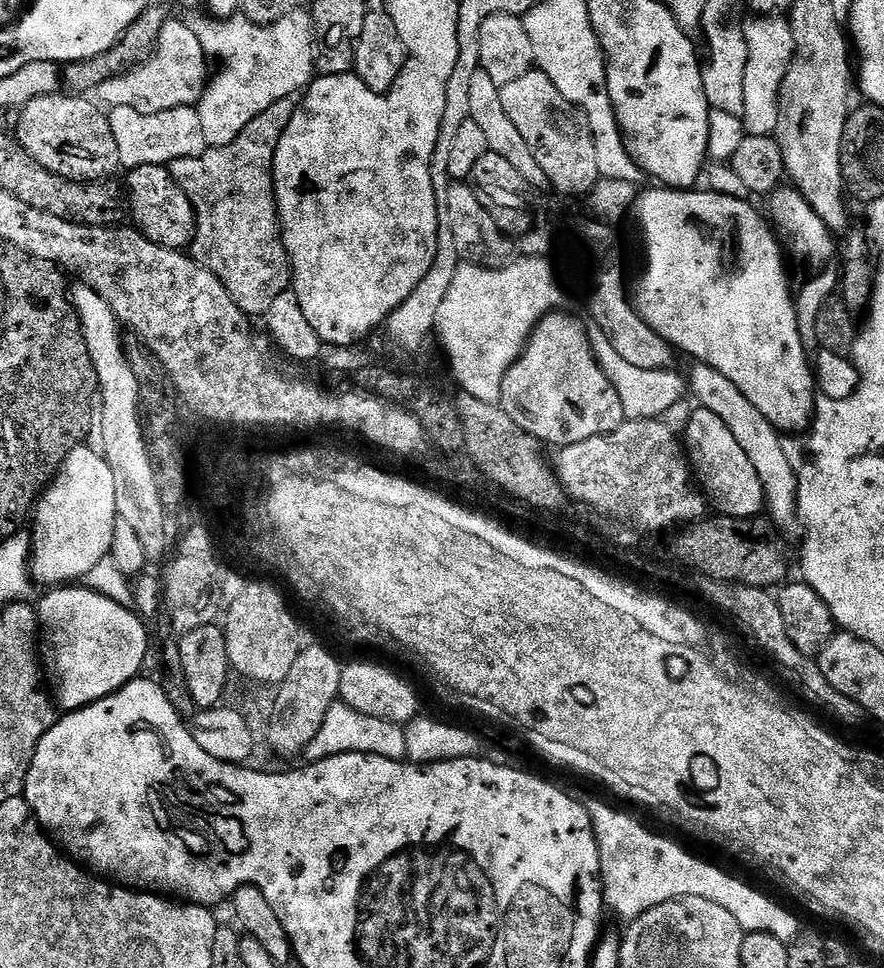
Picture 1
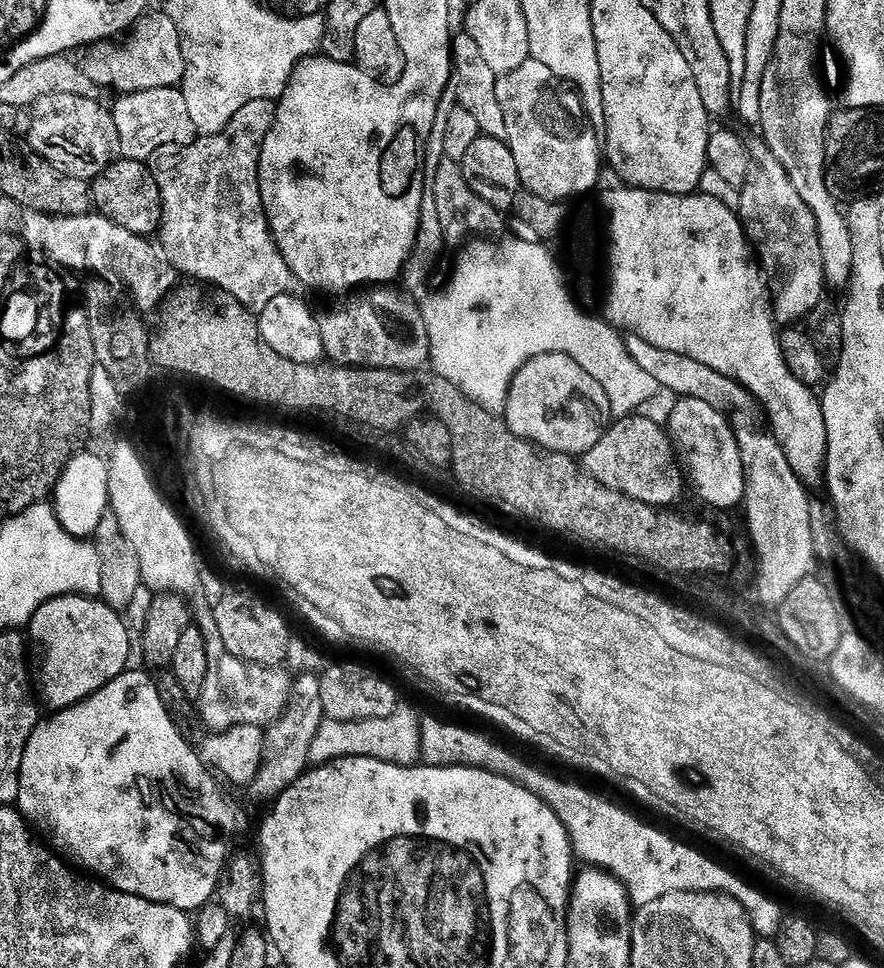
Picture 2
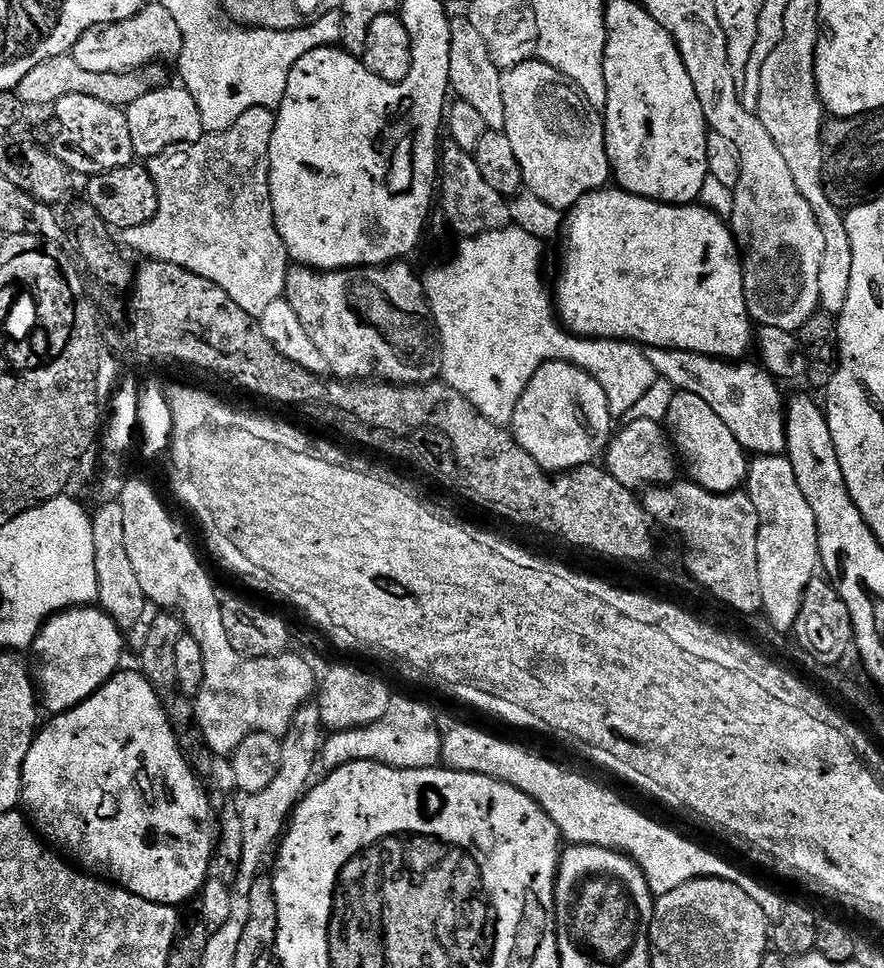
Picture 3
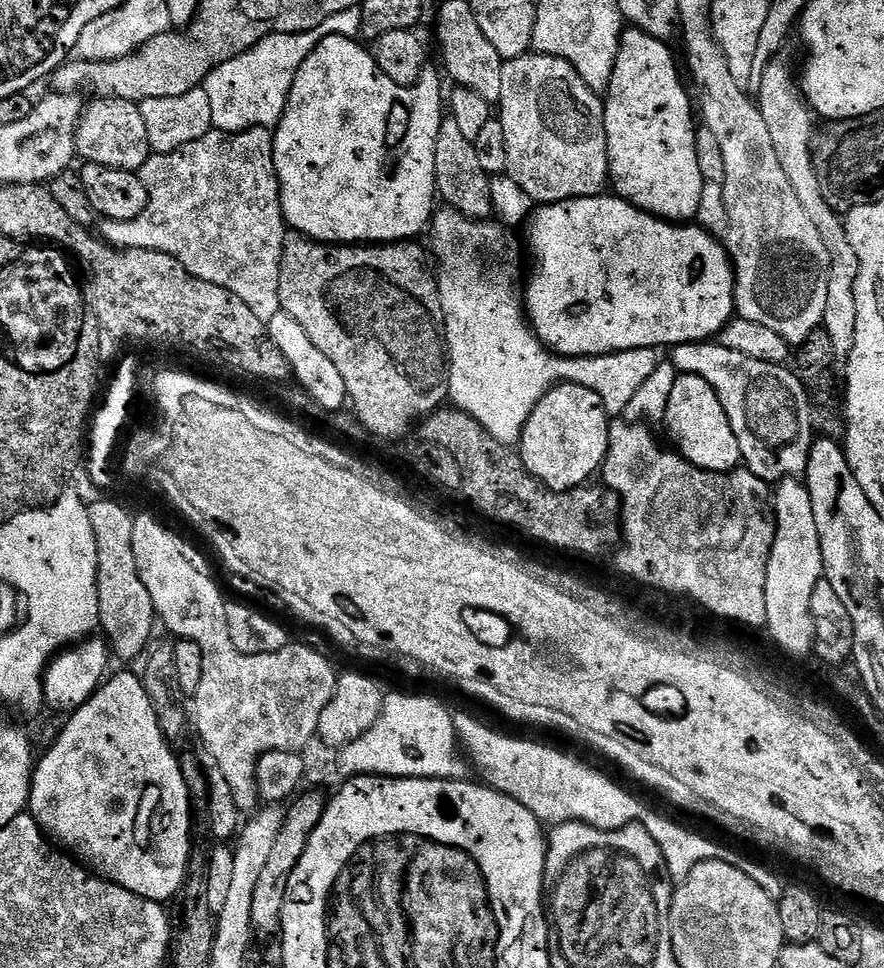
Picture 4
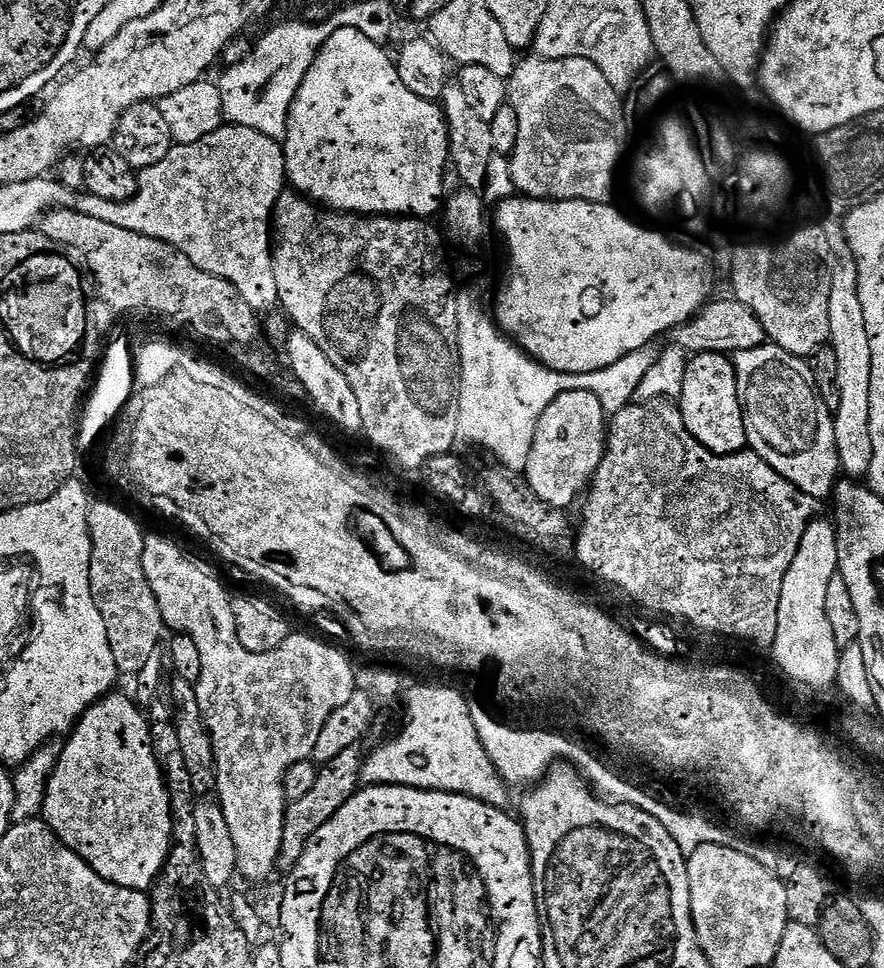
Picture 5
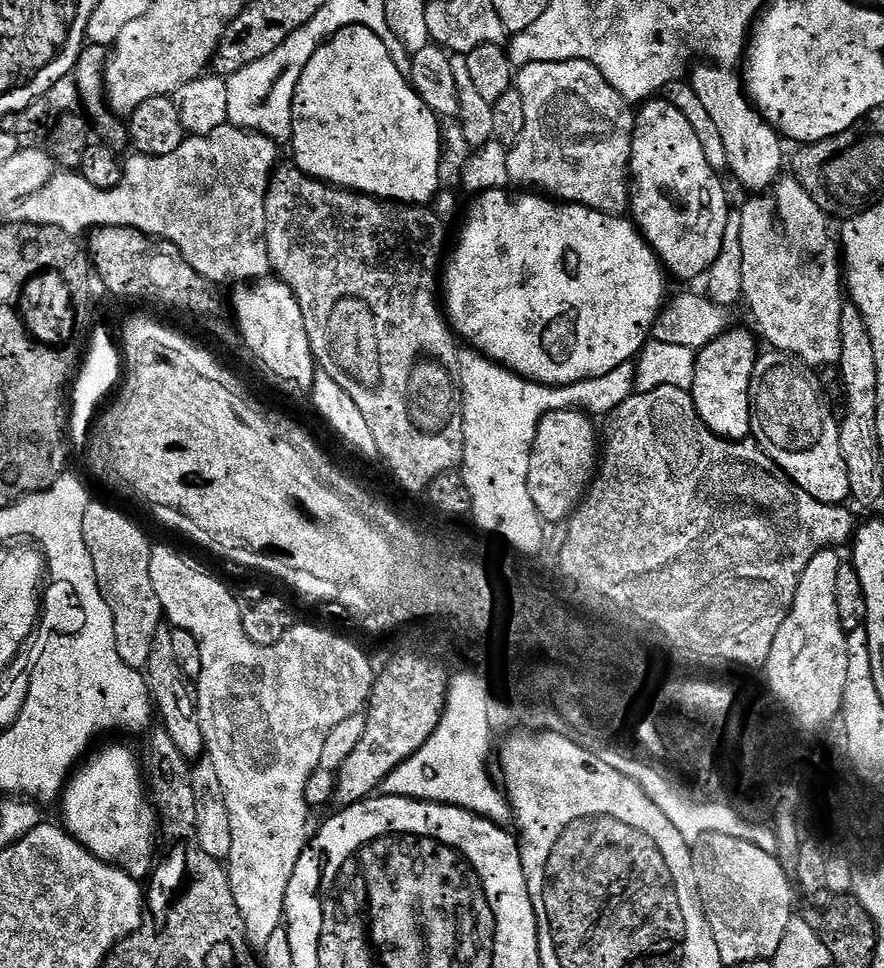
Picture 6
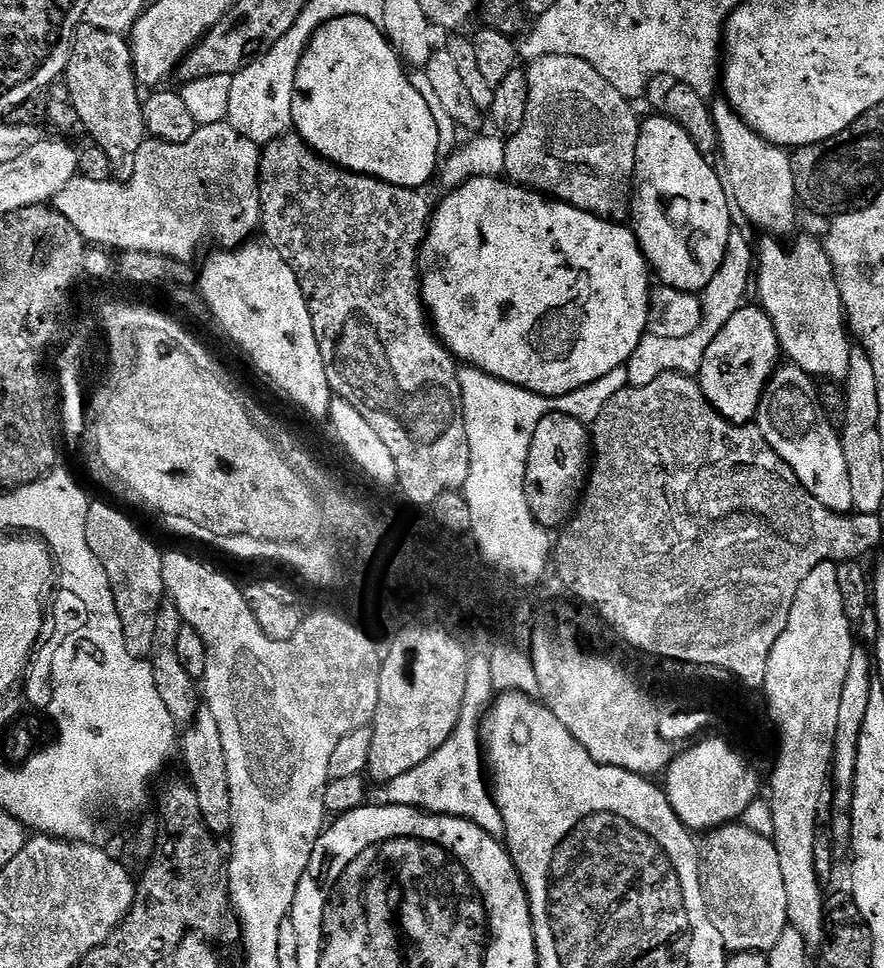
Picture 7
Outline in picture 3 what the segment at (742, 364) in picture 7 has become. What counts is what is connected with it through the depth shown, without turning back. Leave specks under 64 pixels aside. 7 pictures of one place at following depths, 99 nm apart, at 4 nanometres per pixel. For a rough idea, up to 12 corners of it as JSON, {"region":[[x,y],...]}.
{"region":[[677,391],[666,419],[695,483],[737,491],[749,457],[730,426]]}

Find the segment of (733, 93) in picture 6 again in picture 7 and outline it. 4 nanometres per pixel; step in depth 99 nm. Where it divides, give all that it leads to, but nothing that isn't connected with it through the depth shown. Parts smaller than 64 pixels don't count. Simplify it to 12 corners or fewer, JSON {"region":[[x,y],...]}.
{"region":[[727,99],[710,107],[735,207],[764,234],[791,237],[791,155]]}

